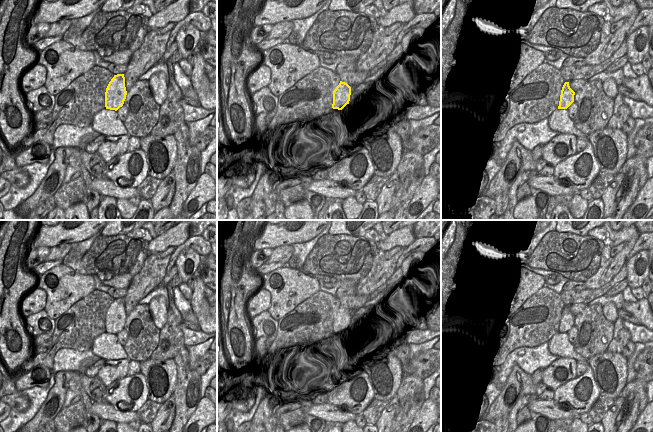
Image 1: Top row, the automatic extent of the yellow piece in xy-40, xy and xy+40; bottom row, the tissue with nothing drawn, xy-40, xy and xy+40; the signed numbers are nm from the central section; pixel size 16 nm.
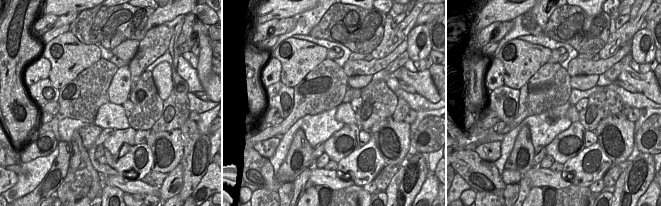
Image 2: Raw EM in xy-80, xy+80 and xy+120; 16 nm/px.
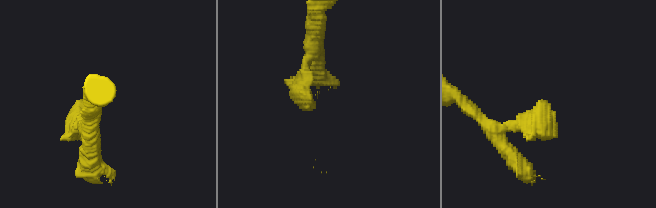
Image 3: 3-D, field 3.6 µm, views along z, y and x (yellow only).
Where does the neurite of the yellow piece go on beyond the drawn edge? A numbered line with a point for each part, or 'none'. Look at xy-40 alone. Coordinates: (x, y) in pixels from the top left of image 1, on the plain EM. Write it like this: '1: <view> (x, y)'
none

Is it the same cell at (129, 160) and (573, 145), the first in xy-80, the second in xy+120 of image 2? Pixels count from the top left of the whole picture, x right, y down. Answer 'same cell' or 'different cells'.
different cells

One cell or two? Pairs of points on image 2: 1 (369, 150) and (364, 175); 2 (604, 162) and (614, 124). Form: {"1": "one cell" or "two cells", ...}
{"1": "one cell", "2": "two cells"}

